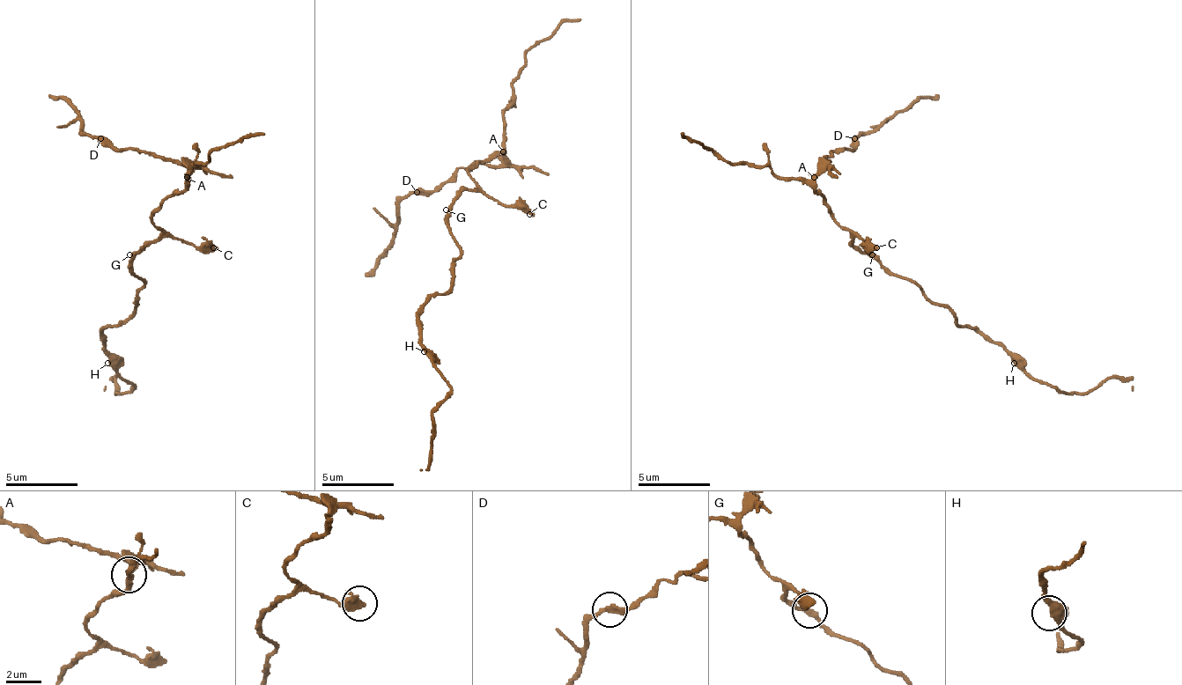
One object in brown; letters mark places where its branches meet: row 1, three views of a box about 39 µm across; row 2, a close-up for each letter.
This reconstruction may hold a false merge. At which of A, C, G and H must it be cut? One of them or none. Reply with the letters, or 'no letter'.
A

